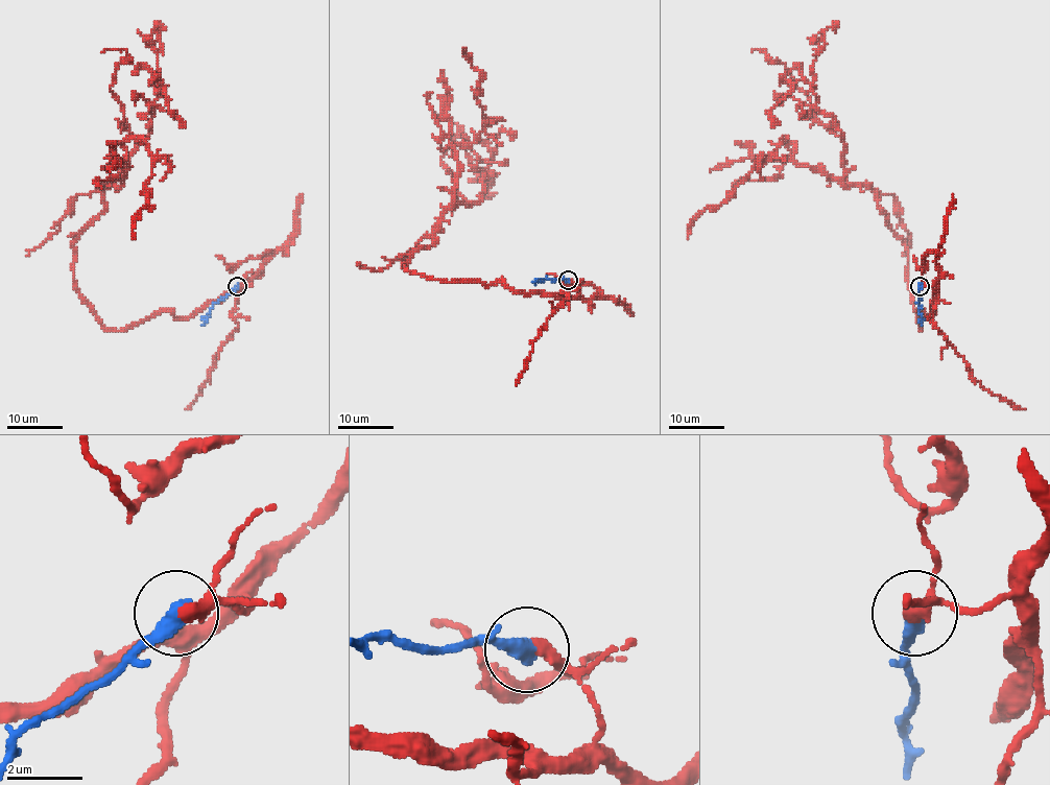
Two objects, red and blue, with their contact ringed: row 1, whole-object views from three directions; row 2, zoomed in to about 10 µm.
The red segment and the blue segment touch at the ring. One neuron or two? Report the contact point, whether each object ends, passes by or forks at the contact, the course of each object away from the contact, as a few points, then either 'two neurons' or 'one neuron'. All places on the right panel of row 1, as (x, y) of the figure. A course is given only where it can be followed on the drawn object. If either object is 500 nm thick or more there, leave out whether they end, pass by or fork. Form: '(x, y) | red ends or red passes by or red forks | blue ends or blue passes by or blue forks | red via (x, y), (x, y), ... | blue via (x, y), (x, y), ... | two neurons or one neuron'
(920, 286) | red via (920, 287), (936, 287), (921, 330), (907, 246), (878, 196), (801, 167), (784, 139), (694, 220), (687, 238) | blue via (920, 287), (919, 305), (923, 326) | one neuron

